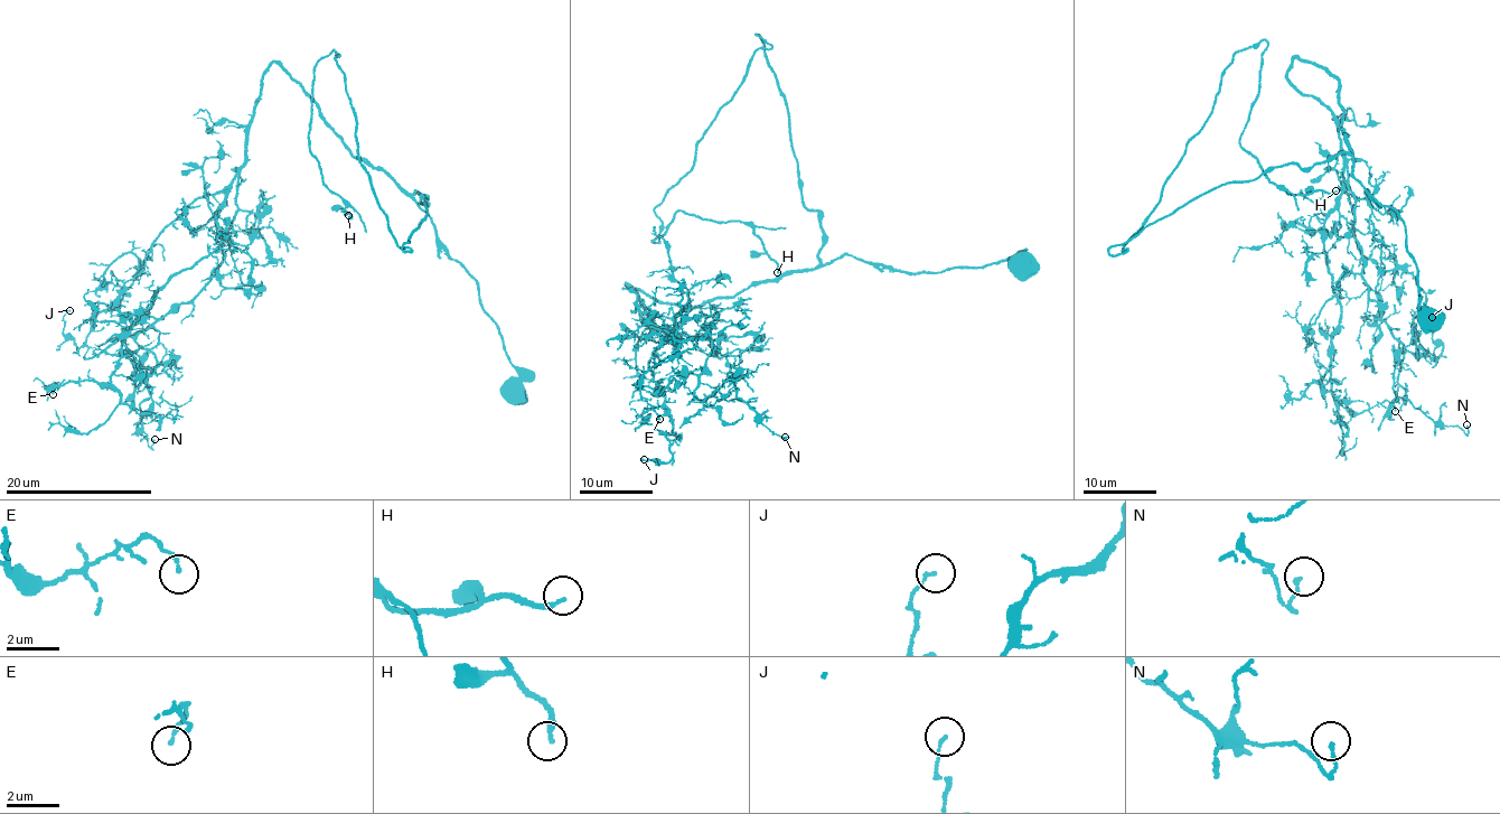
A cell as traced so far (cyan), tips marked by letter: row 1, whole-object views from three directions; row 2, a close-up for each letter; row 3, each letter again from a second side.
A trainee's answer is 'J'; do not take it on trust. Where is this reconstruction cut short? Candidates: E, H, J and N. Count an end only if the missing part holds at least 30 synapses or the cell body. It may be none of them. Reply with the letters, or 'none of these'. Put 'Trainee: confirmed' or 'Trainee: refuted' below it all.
H
Trainee: refuted

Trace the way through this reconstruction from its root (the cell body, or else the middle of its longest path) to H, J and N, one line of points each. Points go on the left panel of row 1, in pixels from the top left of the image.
H: (512, 389), (425, 195), (397, 246), (331, 49), (308, 138), (348, 215)
J: (512, 389), (500, 331), (431, 216), (352, 156), (278, 63), (235, 179), (162, 230), (77, 351), (69, 310)
N: (512, 389), (500, 331), (431, 216), (273, 62), (223, 263), (136, 337), (157, 362), (140, 406), (155, 439)

